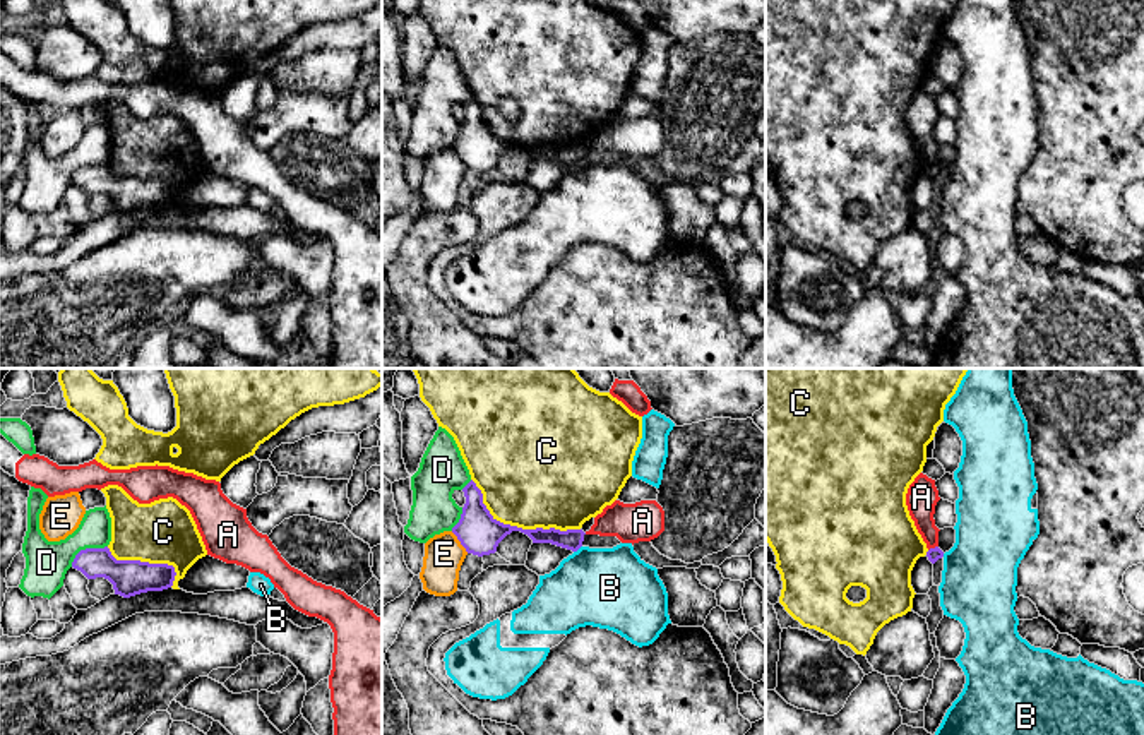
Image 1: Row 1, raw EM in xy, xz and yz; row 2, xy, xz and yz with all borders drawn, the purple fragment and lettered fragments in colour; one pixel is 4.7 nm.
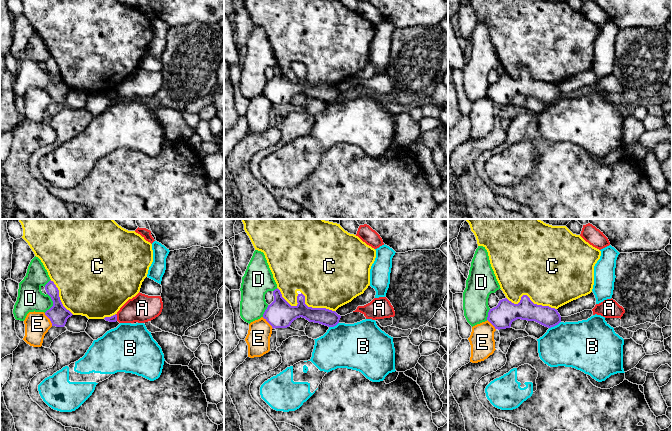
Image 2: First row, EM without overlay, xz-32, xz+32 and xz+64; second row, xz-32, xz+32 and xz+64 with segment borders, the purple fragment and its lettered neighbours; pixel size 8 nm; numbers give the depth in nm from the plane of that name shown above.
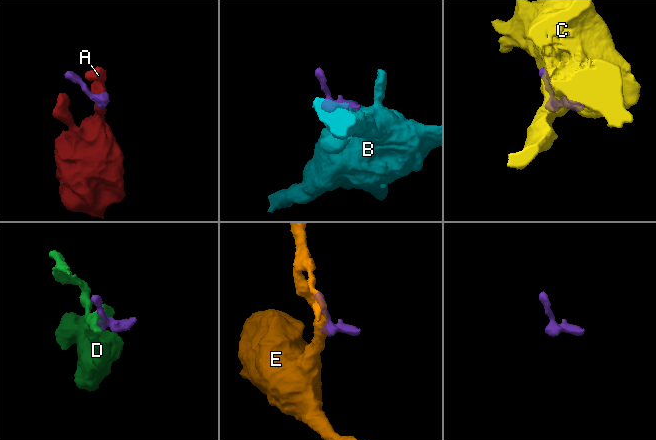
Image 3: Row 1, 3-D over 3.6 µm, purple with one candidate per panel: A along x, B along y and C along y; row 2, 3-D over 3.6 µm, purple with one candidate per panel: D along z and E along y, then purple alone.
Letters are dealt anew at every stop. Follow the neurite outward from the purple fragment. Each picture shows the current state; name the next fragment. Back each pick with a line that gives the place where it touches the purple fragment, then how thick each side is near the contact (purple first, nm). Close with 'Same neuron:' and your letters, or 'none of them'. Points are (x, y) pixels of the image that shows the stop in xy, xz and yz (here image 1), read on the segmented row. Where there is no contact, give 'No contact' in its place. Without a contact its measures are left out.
Same neuron: none of them

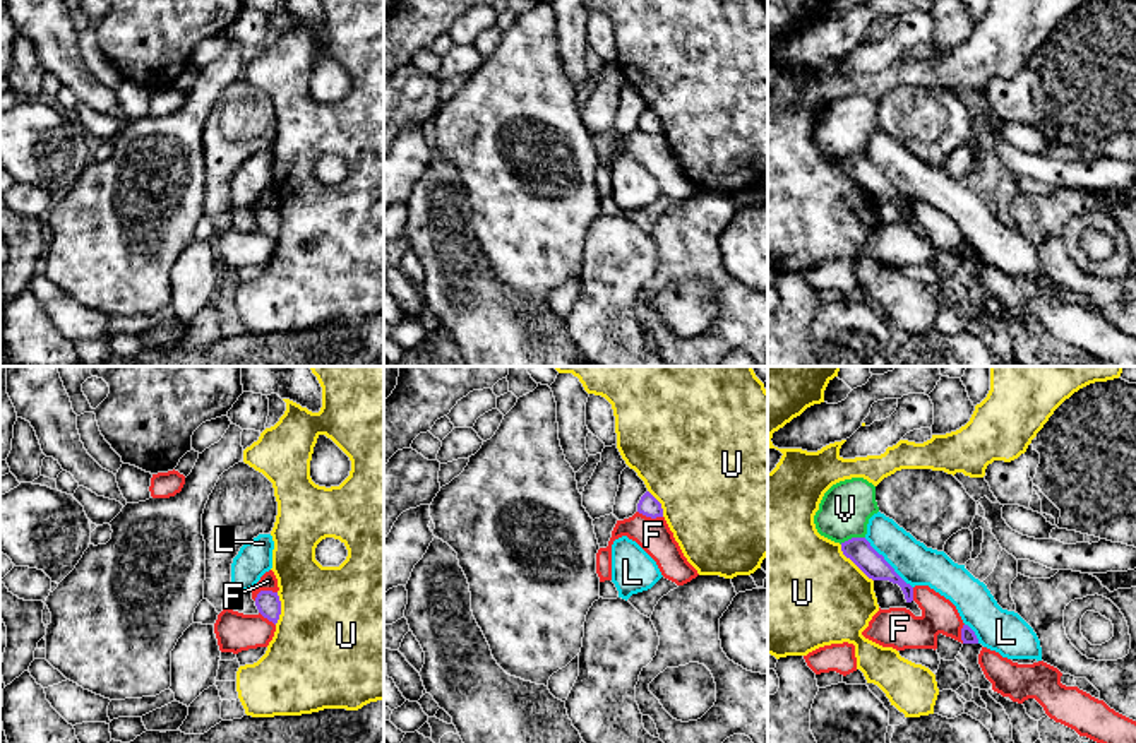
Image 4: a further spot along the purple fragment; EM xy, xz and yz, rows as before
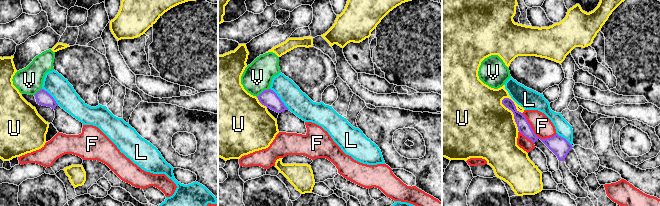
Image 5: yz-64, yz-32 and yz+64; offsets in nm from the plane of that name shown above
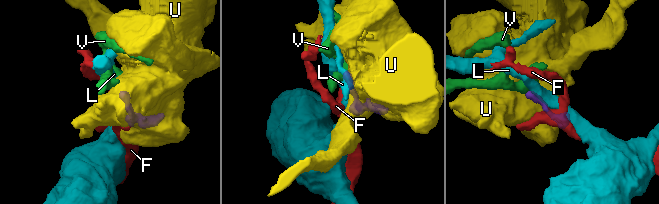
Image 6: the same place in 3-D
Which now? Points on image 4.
Same neuron: none of them

